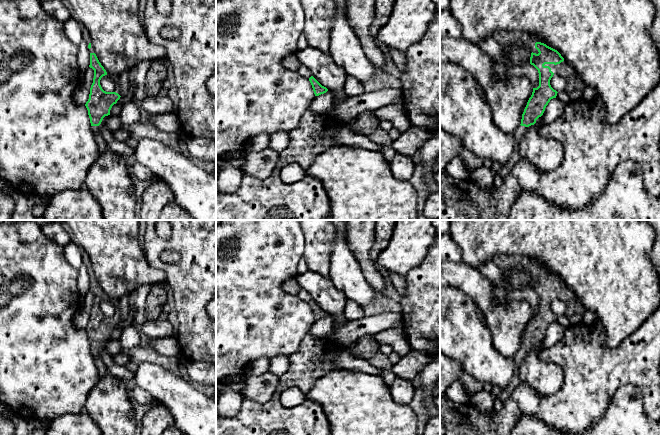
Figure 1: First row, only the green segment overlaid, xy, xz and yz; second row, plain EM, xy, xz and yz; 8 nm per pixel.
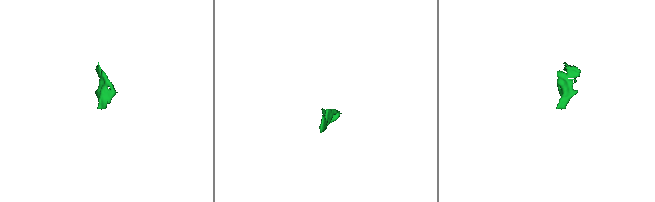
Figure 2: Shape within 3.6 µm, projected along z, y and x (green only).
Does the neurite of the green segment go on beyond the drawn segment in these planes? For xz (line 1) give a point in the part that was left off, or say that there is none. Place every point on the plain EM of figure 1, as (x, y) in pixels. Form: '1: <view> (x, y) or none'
1: xz (303, 295)

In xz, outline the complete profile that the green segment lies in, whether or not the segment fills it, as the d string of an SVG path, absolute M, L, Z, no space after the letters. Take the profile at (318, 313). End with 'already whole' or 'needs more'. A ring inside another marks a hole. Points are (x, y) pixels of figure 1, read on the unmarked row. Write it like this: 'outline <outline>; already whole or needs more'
outline M301 289L297 296L298 296L301 300L307 302L307 303L310 305L315 320L319 320L319 319L321 319L321 318L326 317L327 315L329 315L326 311L322 310L322 309L312 300L310 294L309 294L307 291Z; needs more

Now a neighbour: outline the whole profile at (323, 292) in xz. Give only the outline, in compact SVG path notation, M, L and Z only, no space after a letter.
M308 270L303 274L298 274L296 279L301 289L307 291L312 300L334 318L335 330L347 321L344 316L347 299L330 278Z

